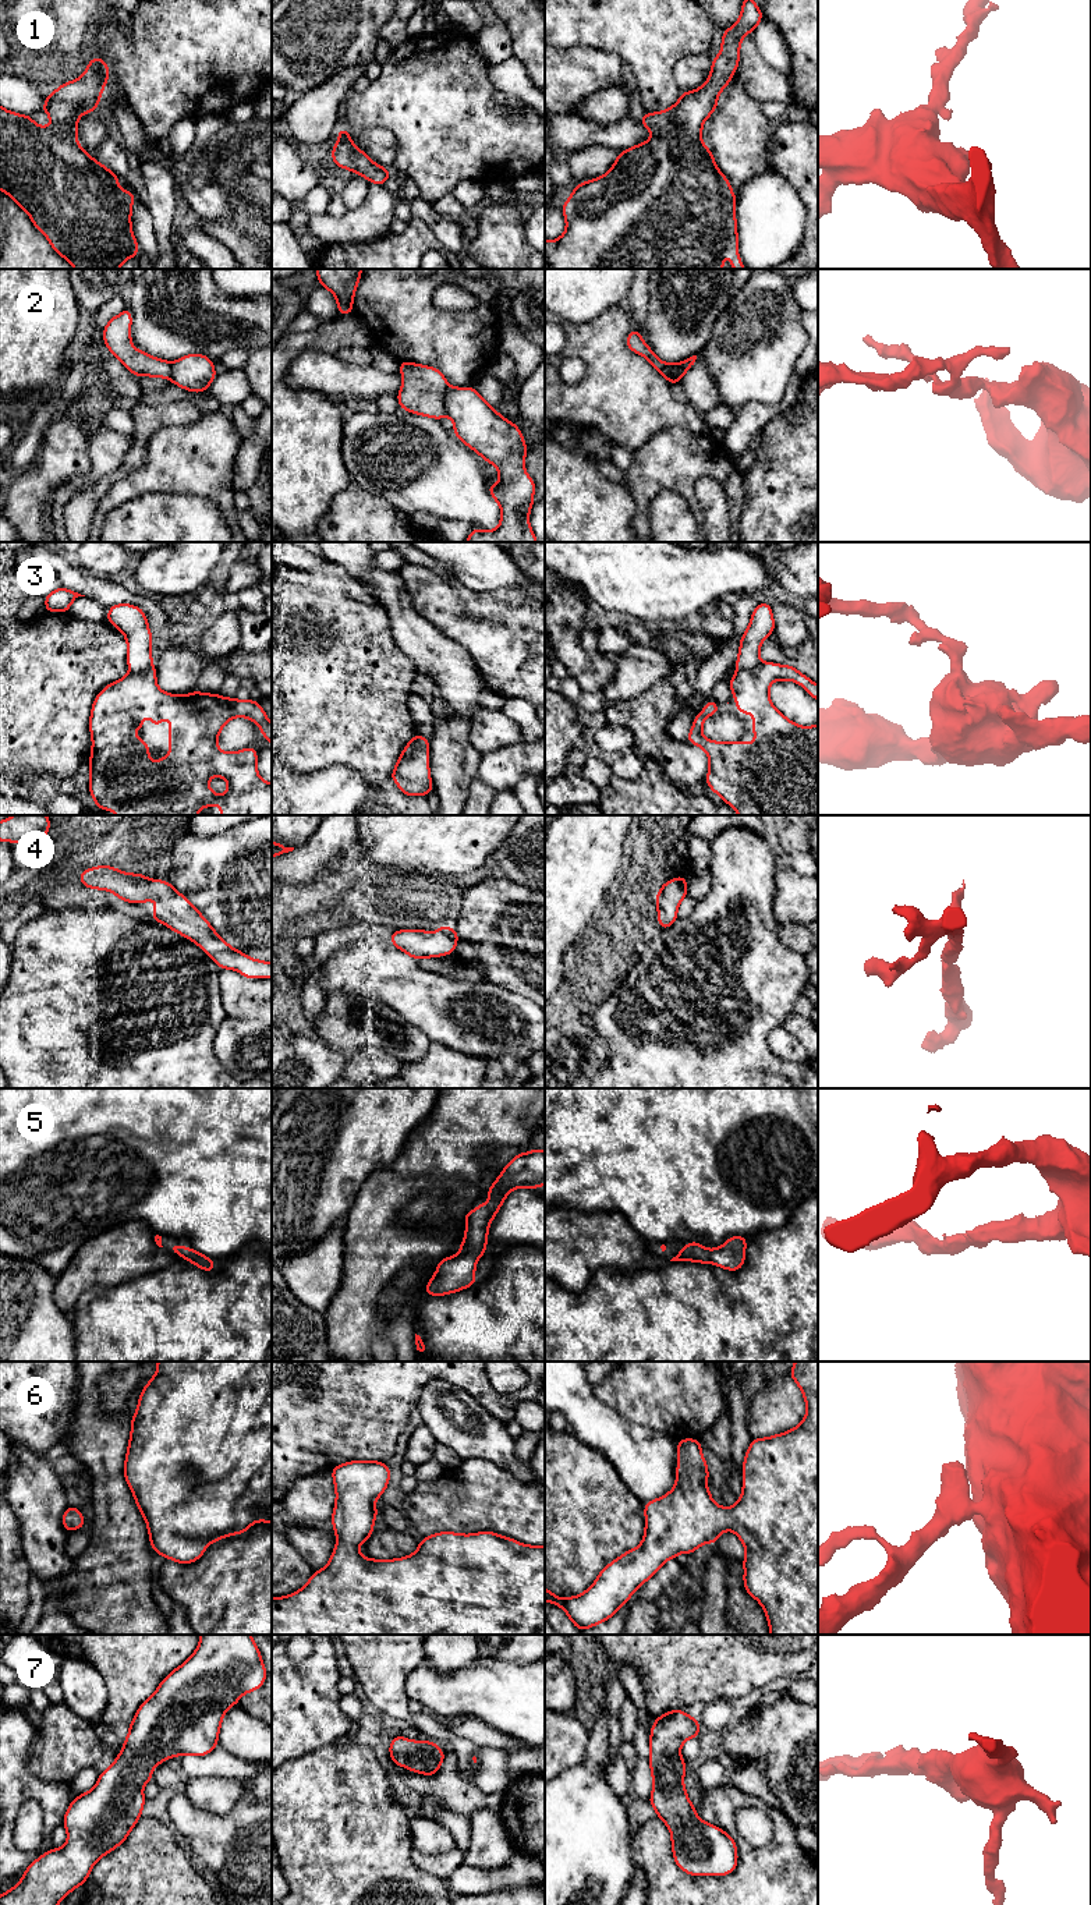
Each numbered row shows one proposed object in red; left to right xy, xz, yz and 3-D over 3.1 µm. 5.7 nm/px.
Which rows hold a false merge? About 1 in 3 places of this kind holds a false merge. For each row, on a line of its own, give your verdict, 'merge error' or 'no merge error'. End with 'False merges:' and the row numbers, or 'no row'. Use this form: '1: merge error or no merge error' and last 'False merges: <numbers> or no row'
1: no merge error
2: merge error
3: merge error
4: no merge error
5: no merge error
6: no merge error
7: no merge error
False merges: 2, 3

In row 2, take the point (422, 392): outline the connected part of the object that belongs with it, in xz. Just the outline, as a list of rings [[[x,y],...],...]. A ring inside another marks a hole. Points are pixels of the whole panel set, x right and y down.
[[[400,361],[400,372],[403,376],[403,385],[397,393],[400,408],[438,421],[447,415],[444,394],[449,383],[439,369]]]

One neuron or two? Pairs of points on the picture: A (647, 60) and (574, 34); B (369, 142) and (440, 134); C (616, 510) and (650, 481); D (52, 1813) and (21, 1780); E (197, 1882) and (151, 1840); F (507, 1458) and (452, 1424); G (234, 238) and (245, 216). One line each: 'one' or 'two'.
A: one
B: two
C: two
D: one
E: one
F: one
G: one

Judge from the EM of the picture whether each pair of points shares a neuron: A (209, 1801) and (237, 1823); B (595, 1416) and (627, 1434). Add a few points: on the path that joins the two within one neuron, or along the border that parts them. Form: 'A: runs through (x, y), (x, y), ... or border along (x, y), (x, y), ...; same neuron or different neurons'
A: border along (243, 1794), (230, 1810), (220, 1815), (194, 1805); different neurons
B: runs through (604, 1424), (613, 1434), (619, 1434); same neuron

